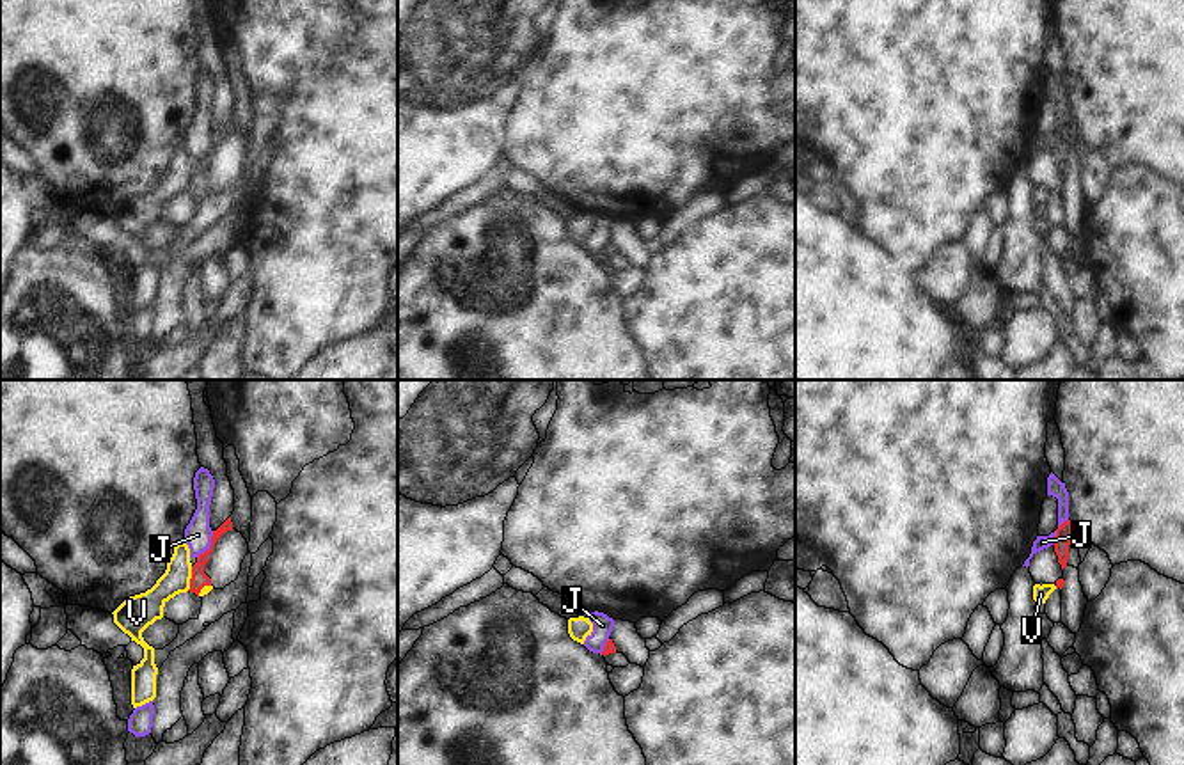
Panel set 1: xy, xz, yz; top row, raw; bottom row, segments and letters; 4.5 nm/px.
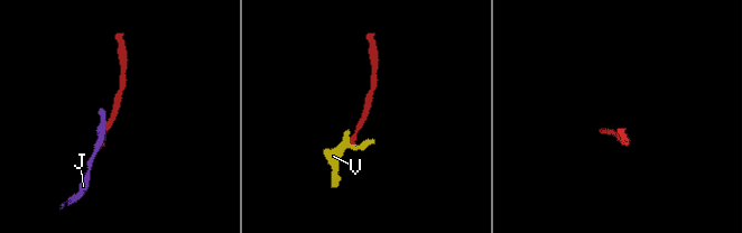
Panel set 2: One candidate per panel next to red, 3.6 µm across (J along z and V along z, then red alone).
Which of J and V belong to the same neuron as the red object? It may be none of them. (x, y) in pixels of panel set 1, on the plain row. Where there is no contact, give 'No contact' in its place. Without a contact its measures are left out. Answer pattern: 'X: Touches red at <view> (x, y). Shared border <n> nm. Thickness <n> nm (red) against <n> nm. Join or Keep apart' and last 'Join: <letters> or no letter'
J: Touches red at xy (212, 148). Shared border 150 nm. Thickness 80 nm (red) against 130 nm. Keep apart
V: Touches red at xy (190, 181). Shared border 110 nm. Thickness 80 nm (red) against 150 nm. Keep apart
Join: no letter

